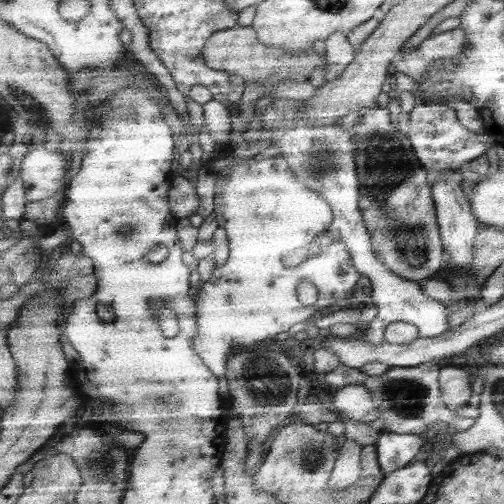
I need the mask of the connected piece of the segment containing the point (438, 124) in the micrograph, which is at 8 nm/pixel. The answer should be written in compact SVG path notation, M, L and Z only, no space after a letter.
M431 102L431 104L417 104L417 108L411 112L411 128L405 132L411 138L411 144L427 168L427 172L437 174L449 174L457 168L463 168L463 164L471 164L477 158L483 158L493 146L499 146L499 138L491 134L473 134L469 132L457 118L455 110L445 106L443 102Z

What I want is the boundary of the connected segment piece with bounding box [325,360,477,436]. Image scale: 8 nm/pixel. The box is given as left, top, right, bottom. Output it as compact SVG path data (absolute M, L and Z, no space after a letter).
M433 360L433 362L421 364L421 366L413 366L413 368L391 368L391 370L385 372L383 376L369 376L369 374L357 370L357 368L349 368L349 366L343 366L343 364L341 364L337 370L333 370L331 374L327 374L325 380L327 380L327 384L333 386L333 388L345 388L345 386L367 386L367 388L373 392L375 406L379 408L379 412L381 412L381 420L385 422L385 424L383 424L383 430L389 432L389 434L417 434L417 436L419 436L421 432L425 434L425 432L427 432L433 424L437 424L437 422L445 422L453 432L465 432L465 430L473 428L477 420L457 416L457 412L451 410L451 408L443 402L443 398L441 398L443 392L441 392L441 382L439 382L439 378L441 378L441 370L443 370L443 366L439 366L439 362Z

